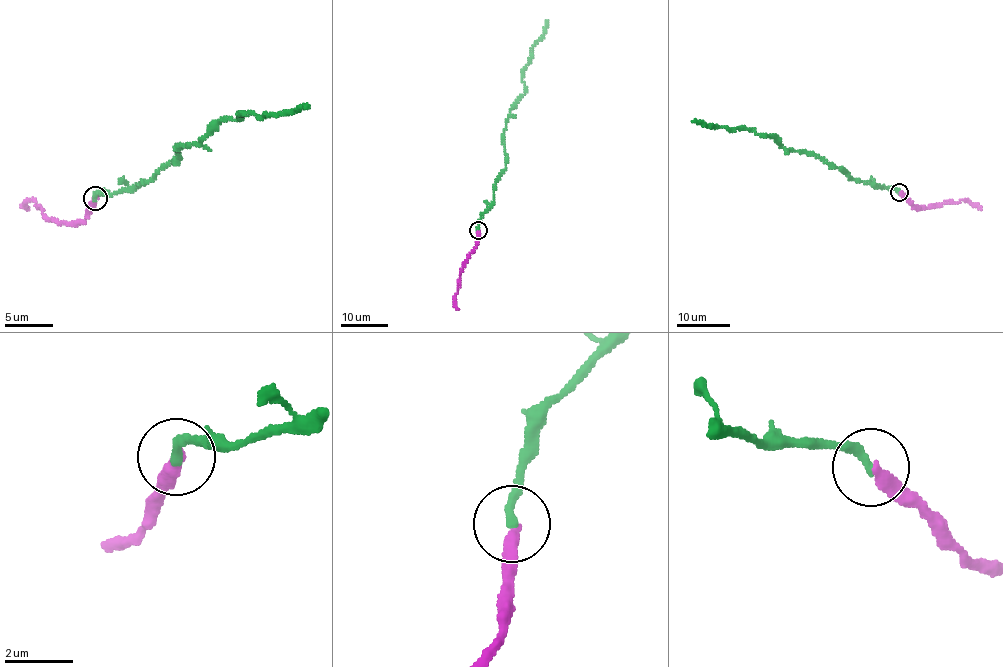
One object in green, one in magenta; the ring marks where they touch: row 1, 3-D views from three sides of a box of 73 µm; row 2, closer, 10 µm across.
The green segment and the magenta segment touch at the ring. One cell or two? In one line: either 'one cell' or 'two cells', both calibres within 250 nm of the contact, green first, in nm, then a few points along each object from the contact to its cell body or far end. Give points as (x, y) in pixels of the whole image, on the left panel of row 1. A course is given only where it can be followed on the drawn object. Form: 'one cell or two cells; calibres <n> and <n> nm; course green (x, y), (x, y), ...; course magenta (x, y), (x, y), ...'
one cell; calibres 280 and 380 nm; course green (96, 198), (142, 184), (174, 164), (180, 157), (178, 146), (196, 144), (221, 120), (289, 114), (305, 106); course magenta (96, 198), (88, 216), (63, 223), (48, 217), (33, 201), (26, 202), (29, 209)

